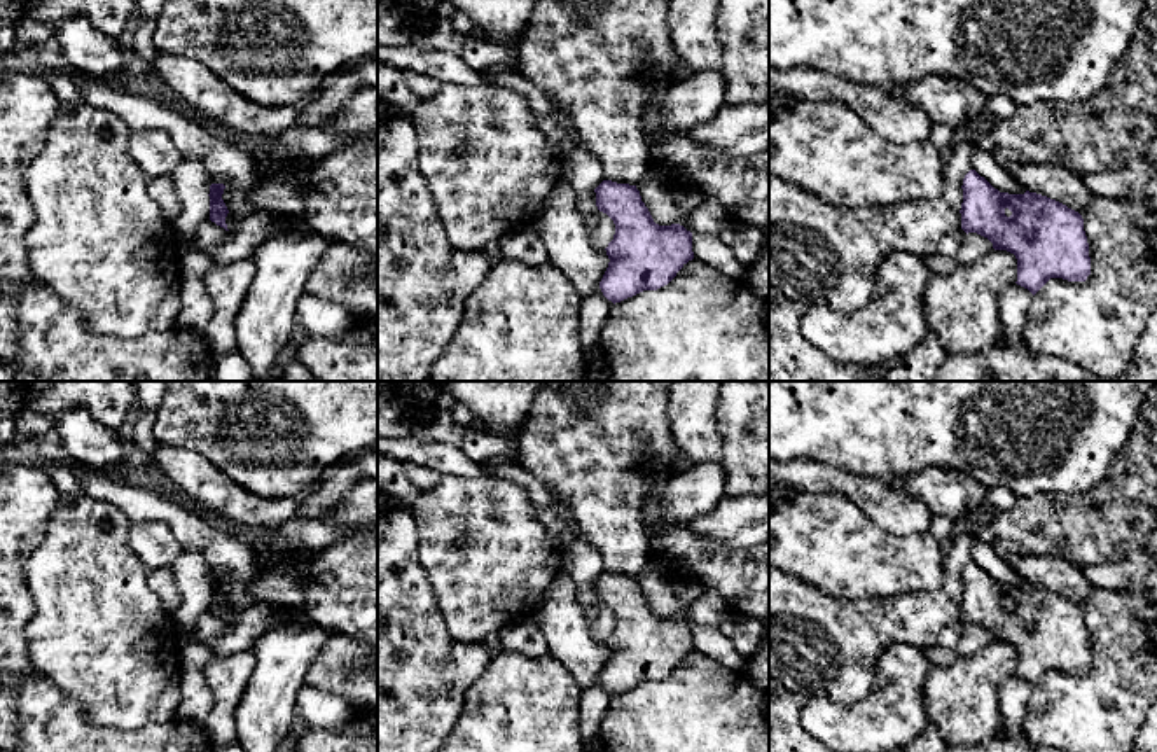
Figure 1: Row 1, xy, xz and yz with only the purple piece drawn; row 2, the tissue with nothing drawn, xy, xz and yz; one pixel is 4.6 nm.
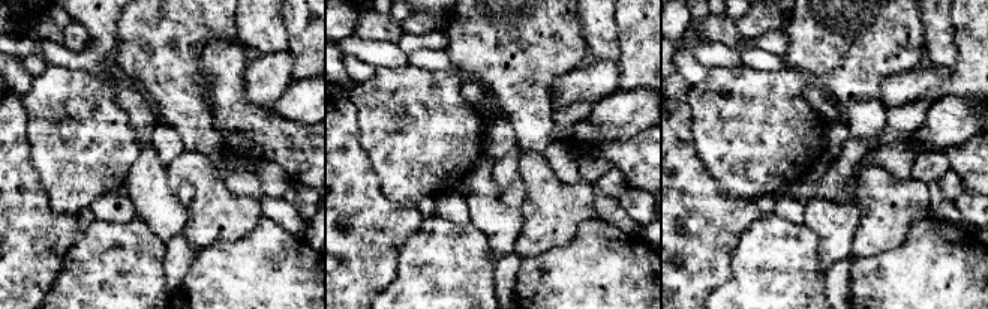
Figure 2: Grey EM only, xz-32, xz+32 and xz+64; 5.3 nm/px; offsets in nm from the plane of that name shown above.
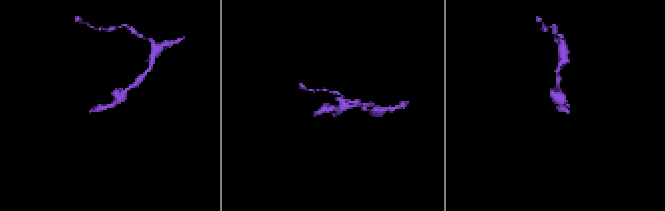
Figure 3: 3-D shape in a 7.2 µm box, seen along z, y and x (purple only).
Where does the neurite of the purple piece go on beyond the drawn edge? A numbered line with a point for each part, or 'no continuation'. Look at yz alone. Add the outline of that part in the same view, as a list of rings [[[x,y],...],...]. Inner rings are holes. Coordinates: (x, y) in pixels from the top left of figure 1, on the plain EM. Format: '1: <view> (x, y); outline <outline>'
no continuation

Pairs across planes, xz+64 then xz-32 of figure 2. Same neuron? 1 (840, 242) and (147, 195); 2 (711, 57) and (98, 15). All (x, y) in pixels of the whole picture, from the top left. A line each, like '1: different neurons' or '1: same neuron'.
1: same neuron
2: same neuron

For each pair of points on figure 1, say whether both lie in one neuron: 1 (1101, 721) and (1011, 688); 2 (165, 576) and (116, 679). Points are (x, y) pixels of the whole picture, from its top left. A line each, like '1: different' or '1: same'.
1: different
2: different

